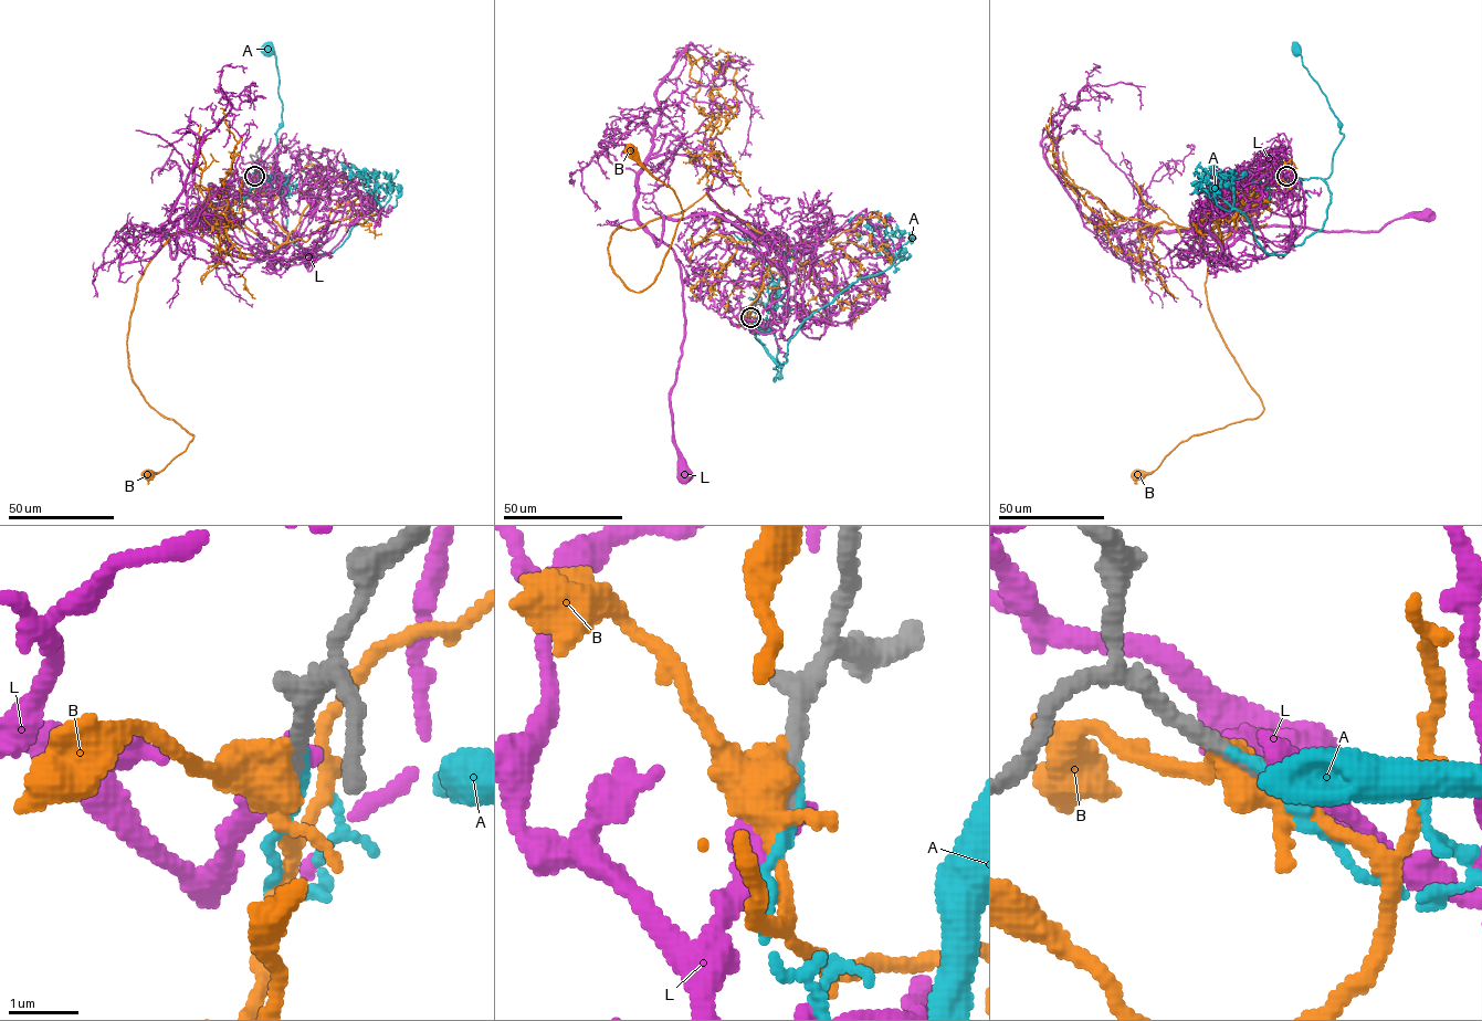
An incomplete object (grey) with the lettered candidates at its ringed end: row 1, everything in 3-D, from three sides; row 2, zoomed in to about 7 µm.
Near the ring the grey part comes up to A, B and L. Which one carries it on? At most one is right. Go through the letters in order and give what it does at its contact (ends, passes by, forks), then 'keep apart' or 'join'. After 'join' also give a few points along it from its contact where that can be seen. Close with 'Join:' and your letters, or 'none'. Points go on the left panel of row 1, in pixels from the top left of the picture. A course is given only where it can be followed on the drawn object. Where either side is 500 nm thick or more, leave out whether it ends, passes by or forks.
A: it ends | keep apart
B: it forks | keep apart
L: join | via (254, 176), (286, 249), (287, 233), (241, 259), (177, 234), (174, 259), (166, 235), (195, 213)
Join: L

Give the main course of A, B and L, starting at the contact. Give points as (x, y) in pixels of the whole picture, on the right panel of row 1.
A: (1285, 176), (1294, 183), (1293, 176), (1327, 178), (1334, 150), (1344, 136), (1325, 95), (1296, 51)
B: (1284, 175), (1239, 206), (1215, 251), (1196, 253), (1176, 225), (1196, 232), (1212, 320), (1263, 411), (1135, 474)
L: (1285, 176), (1290, 246), (1195, 252), (1197, 234), (1219, 259), (1212, 235), (1241, 228), (1427, 213)

